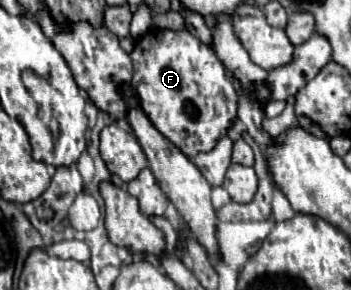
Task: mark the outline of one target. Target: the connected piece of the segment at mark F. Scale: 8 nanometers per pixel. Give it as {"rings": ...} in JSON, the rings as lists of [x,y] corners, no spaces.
{"rings":[[[149,30],[149,34],[141,36],[135,42],[131,52],[133,60],[133,80],[131,88],[139,98],[141,110],[151,120],[151,124],[185,156],[193,158],[199,152],[209,152],[217,146],[217,142],[227,136],[227,130],[237,120],[237,92],[233,82],[225,78],[225,68],[217,60],[215,52],[205,46],[199,38],[189,34],[187,30]]]}

